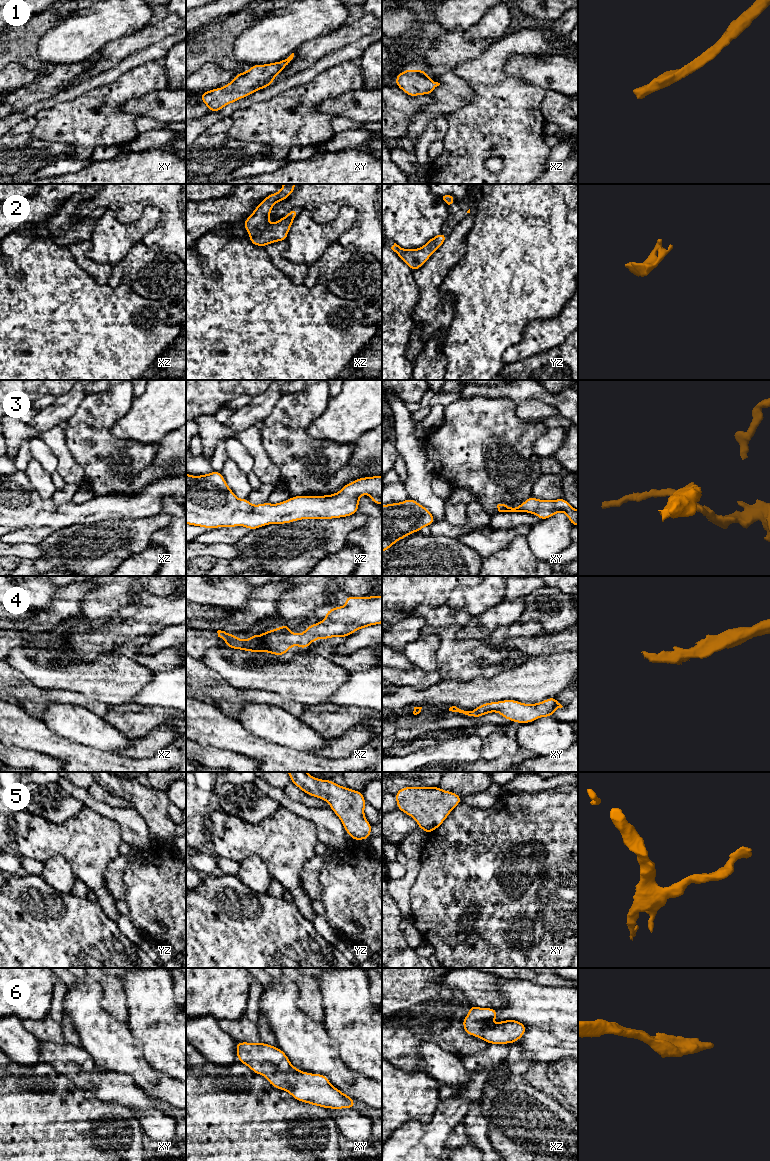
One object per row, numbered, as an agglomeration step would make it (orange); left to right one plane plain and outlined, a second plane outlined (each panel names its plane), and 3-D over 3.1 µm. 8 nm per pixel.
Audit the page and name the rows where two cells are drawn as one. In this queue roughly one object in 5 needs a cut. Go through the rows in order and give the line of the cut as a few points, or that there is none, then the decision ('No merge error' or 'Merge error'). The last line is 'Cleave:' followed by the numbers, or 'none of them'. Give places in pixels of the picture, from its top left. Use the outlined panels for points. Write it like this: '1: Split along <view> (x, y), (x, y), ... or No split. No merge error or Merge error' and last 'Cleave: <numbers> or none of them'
1: No split. No merge error
2: No split. No merge error
3: No split. No merge error
4: No split. No merge error
5: No split. No merge error
6: No split. No merge error
Cleave: none of them

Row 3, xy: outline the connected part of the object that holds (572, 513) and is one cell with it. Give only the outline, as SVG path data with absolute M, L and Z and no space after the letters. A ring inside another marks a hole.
M531 496L521 505L512 507L505 504L497 505L499 512L527 512L535 514L540 520L548 519L559 512L564 512L573 526L578 526L578 510L572 508L564 498L556 500L539 500Z

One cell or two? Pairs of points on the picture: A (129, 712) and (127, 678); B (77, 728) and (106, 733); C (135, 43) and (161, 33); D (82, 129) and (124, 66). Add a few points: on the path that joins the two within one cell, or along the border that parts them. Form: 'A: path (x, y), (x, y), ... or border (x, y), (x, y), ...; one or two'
A: border (133, 703), (108, 705); two
B: path (84, 729), (90, 729), (99, 733); one
C: path (141, 39), (155, 33); one
D: border (134, 67), (123, 72), (115, 80), (92, 89); two

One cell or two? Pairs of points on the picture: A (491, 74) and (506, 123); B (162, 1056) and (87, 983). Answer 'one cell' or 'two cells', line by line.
A: one cell
B: two cells

